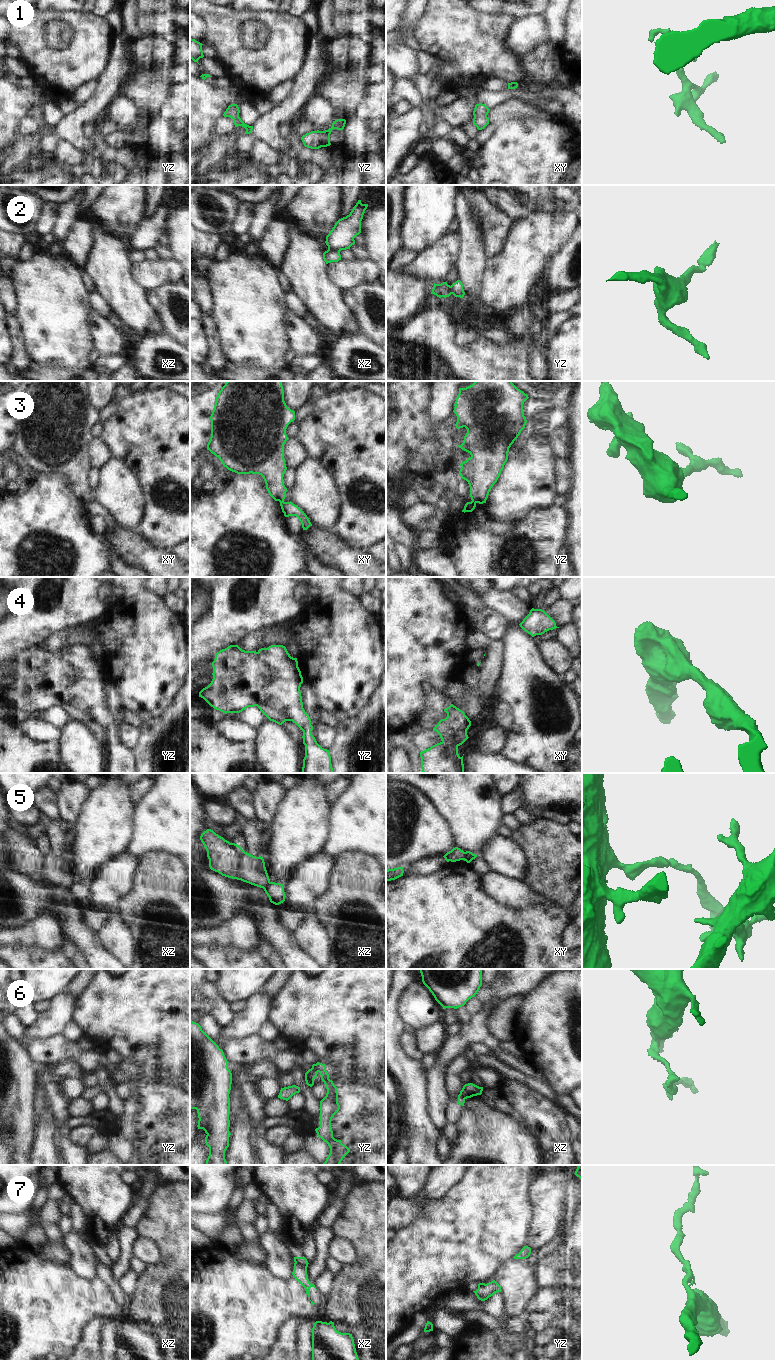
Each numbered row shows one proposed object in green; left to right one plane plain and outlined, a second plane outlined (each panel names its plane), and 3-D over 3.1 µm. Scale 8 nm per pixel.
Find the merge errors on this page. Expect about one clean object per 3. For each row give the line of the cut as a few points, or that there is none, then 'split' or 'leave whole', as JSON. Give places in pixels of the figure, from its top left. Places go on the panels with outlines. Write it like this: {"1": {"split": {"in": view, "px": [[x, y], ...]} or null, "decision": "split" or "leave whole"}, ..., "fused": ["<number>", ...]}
{"1": {"split": null, "decision": "leave whole"}, "2": {"split": {"in": "xz", "px": [[328, 249], [339, 252]]}, "decision": "split"}, "3": {"split": {"in": "xy", "px": [[283, 500], [280, 502]]}, "decision": "split"}, "4": {"split": null, "decision": "leave whole"}, "5": {"split": {"in": "xy", "px": [[465, 852], [463, 859]]}, "decision": "split"}, "6": {"split": {"in": "yz", "px": [[315, 1064], [318, 1071]]}, "decision": "split"}, "7": {"split": {"in": "xz", "px": [[295, 1262], [306, 1268]]}, "decision": "split"}, "fused": ["2", "3", "5", "6", "7"]}

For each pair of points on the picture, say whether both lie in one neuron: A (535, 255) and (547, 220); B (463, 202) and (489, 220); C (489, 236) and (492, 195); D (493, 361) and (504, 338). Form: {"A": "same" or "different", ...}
{"A": "same", "B": "different", "C": "different", "D": "different"}

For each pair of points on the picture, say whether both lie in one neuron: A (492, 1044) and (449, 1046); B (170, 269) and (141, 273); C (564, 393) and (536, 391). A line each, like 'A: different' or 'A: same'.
A: same
B: same
C: same

